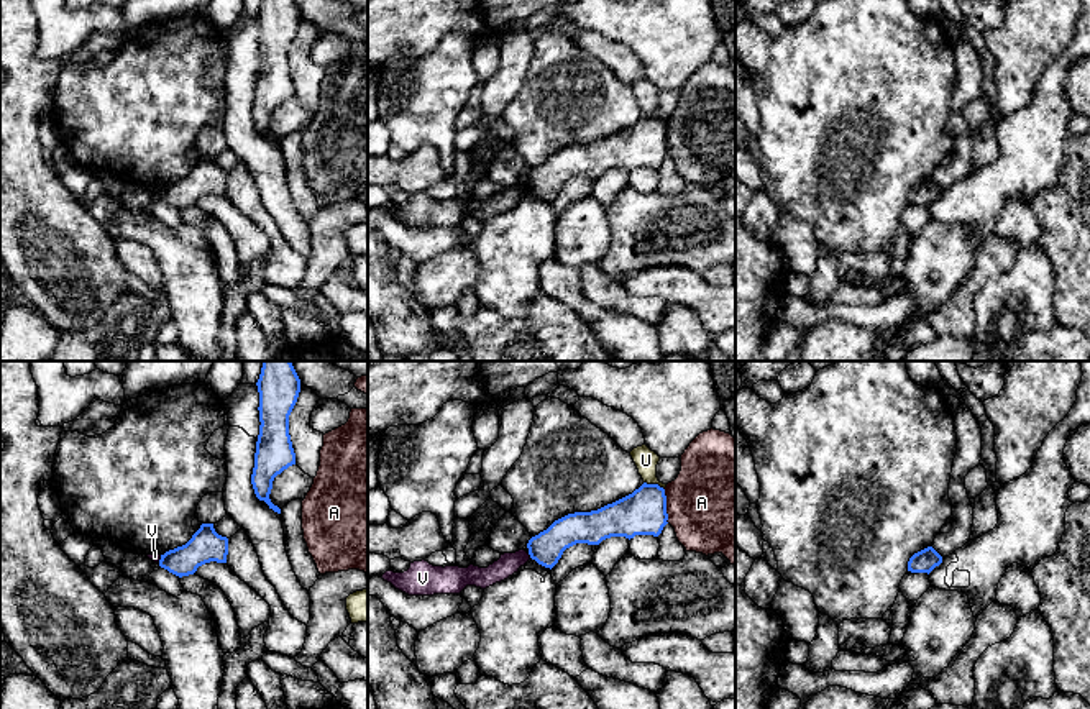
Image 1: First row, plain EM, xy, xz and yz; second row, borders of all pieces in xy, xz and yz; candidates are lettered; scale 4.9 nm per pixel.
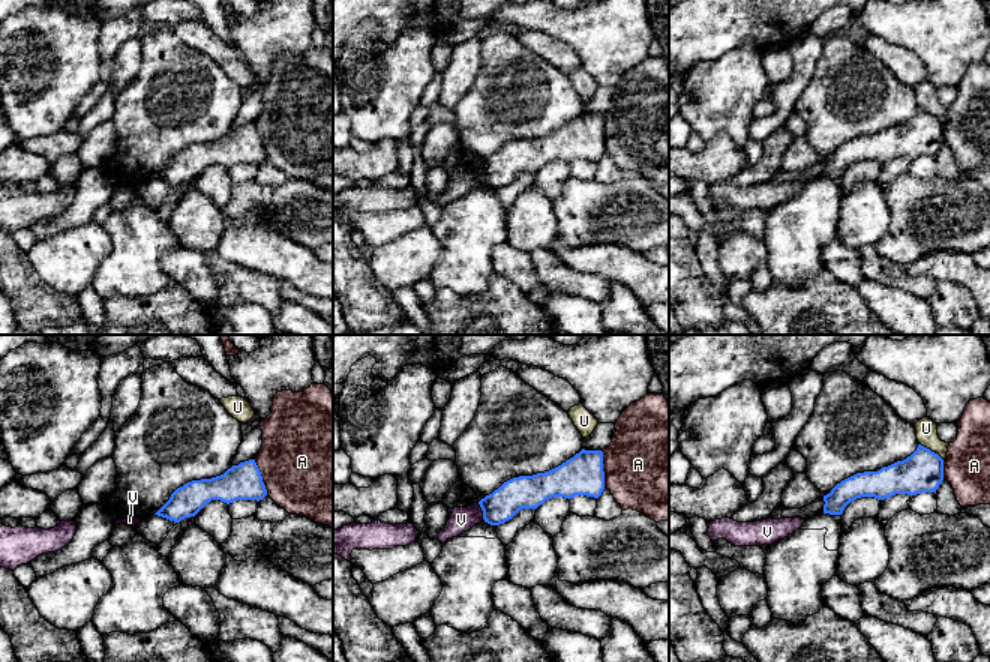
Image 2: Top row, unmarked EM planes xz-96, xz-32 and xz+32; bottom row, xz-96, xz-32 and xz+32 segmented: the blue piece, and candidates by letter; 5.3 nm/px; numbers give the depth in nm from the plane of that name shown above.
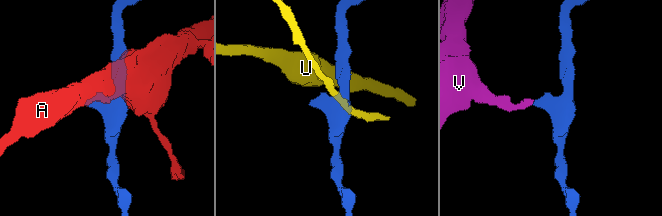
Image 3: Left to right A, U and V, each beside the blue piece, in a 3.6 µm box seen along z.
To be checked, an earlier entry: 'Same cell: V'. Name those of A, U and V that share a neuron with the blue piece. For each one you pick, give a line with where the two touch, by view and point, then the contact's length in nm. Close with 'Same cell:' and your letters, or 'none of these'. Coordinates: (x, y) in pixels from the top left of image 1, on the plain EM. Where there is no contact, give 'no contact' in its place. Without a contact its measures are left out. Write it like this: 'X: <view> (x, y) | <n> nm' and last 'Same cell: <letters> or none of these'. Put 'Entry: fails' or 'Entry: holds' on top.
Entry: fails
Same cell: none of these

